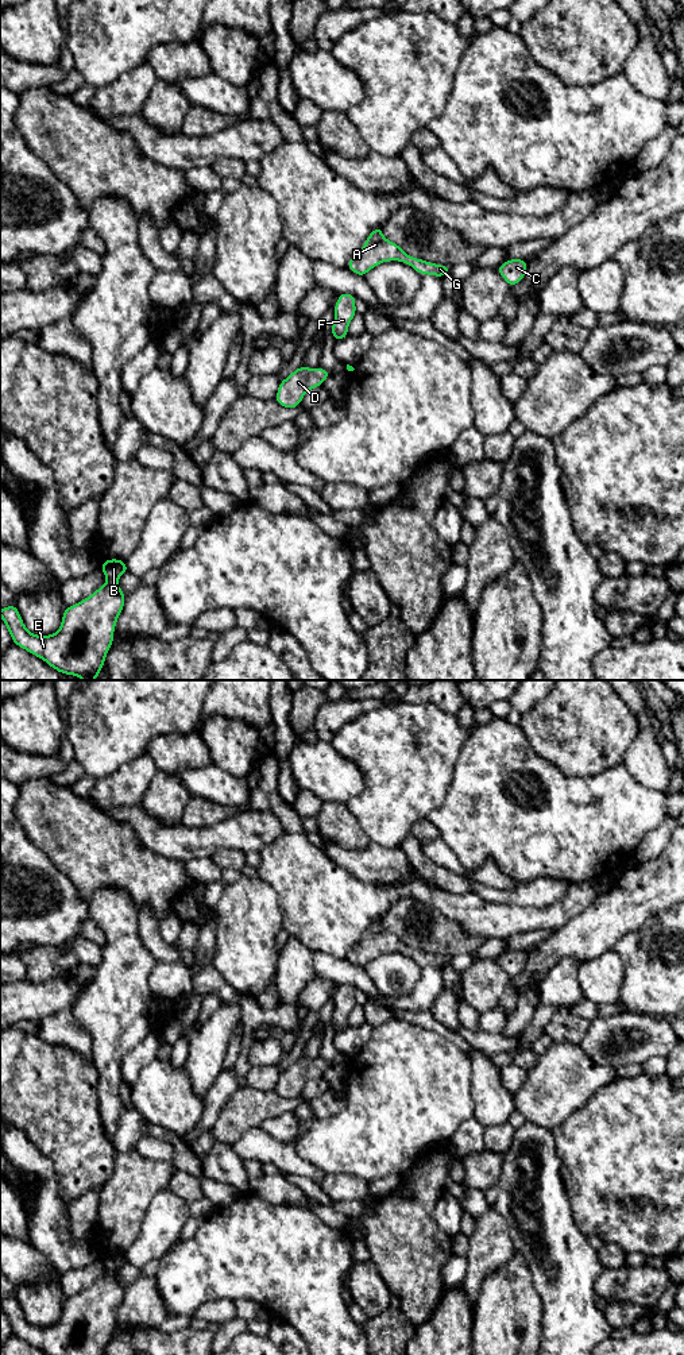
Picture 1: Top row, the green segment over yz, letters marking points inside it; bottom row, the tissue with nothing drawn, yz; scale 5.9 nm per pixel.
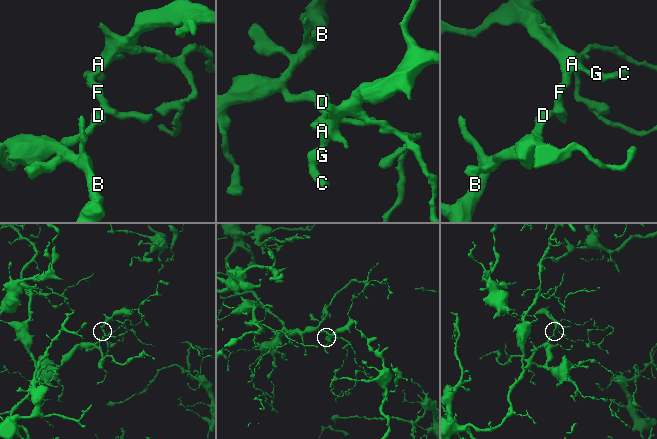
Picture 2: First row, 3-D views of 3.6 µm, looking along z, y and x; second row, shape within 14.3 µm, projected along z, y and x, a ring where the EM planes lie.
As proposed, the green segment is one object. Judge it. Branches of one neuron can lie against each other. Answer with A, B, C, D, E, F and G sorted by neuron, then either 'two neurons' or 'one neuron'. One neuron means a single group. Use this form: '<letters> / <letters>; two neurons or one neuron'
A B C D E F G; one neuron

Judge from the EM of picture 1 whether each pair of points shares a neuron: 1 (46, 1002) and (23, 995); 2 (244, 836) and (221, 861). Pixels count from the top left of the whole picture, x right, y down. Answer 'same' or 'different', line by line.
1: same
2: different

